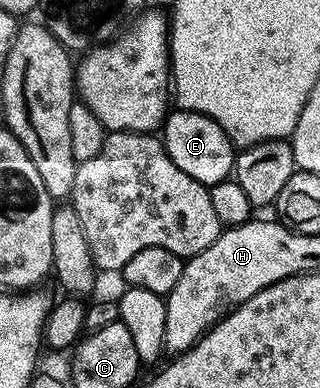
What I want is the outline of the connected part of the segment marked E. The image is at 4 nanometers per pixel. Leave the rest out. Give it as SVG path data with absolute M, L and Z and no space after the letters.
M175 110L165 120L162 142L174 165L206 188L227 182L236 170L237 148L220 125L204 114Z

